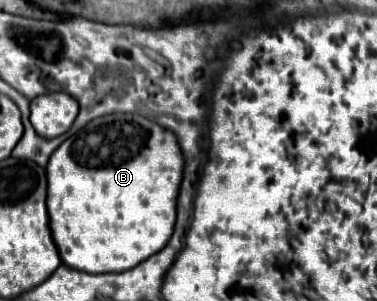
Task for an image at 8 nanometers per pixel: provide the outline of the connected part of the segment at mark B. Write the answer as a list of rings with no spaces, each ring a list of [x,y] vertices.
[[[108,114],[108,116],[102,116],[102,118],[96,118],[94,128],[88,126],[88,128],[80,130],[78,134],[70,136],[68,140],[64,140],[54,150],[54,154],[50,156],[50,162],[46,166],[46,176],[48,176],[46,206],[48,206],[48,216],[50,216],[52,238],[54,238],[56,246],[58,246],[62,262],[68,268],[90,272],[90,274],[124,272],[124,270],[130,270],[130,268],[138,266],[140,262],[144,262],[152,254],[160,252],[166,246],[168,238],[172,236],[172,228],[174,228],[174,222],[176,222],[176,196],[178,196],[178,186],[180,186],[180,178],[182,178],[182,166],[184,166],[184,160],[182,160],[182,152],[178,148],[176,136],[170,130],[158,126],[156,122],[152,122],[152,120],[148,120],[148,118],[140,116],[140,114]]]

